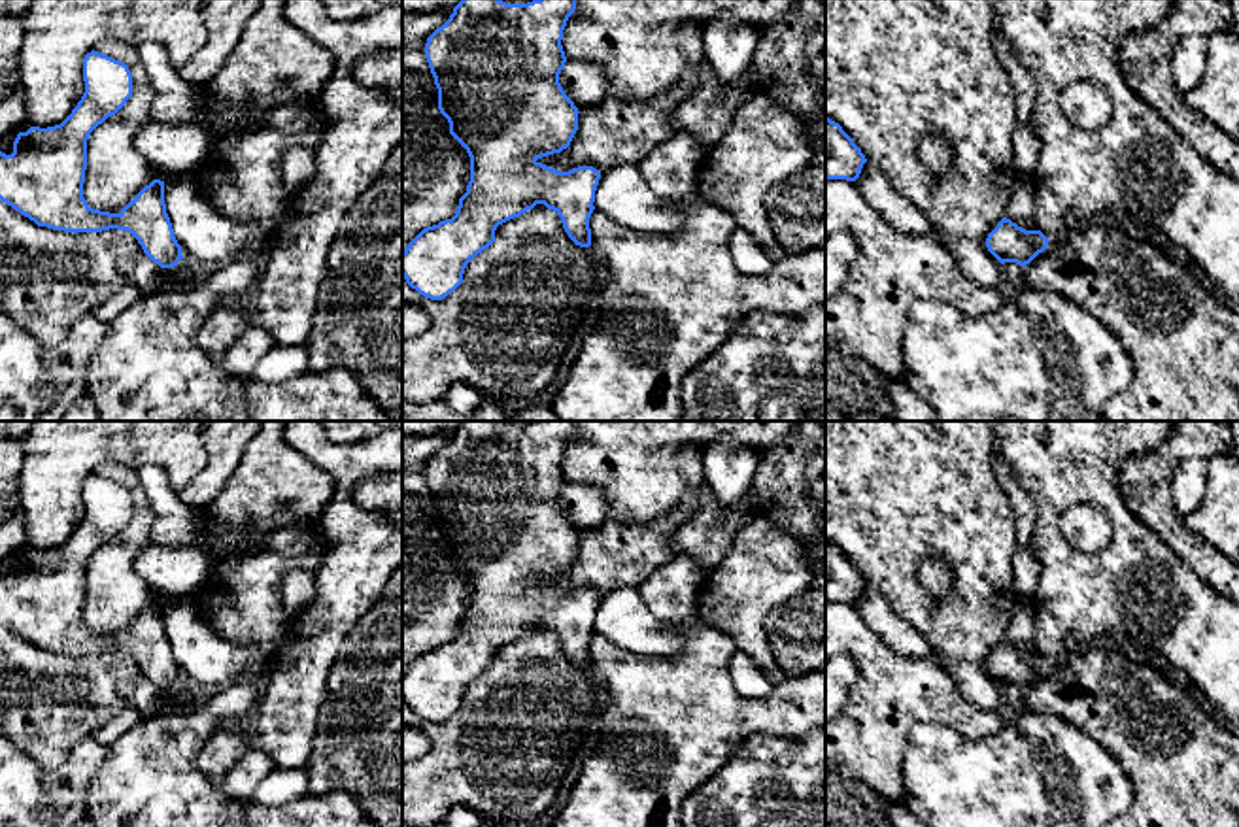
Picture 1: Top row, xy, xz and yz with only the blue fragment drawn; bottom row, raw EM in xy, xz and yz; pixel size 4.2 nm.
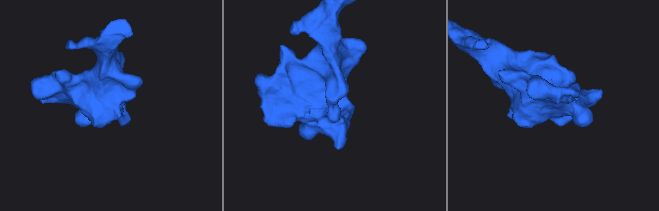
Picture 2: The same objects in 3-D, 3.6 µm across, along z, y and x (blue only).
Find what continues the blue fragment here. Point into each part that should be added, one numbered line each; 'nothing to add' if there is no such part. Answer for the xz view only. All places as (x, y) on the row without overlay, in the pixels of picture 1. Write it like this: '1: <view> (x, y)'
nothing to add

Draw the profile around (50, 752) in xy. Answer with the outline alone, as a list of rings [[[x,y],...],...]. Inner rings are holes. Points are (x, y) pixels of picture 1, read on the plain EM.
[[[0,623],[0,736],[43,772],[59,770],[81,738],[125,708],[153,716],[198,697],[183,682],[161,691],[127,653],[53,653]]]

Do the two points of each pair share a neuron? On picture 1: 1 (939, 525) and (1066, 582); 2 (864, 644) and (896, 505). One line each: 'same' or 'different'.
1: different
2: different

